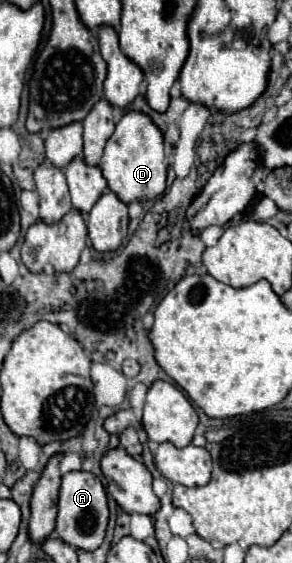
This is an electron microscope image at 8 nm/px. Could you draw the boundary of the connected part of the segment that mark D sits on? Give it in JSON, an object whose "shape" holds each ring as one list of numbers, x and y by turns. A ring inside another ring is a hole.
{"shape":[[138,111,126,113,116,125,114,135,108,139,100,171,108,181,108,189,126,205,142,203,160,197,166,189,166,153,160,129,150,121,148,115]]}

